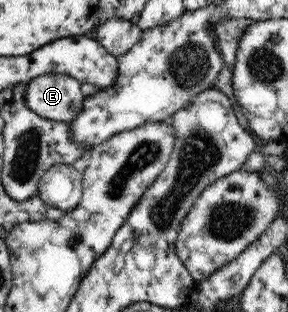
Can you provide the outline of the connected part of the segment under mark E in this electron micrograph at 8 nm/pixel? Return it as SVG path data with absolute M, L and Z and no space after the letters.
M69 75L38 76L27 83L25 104L43 119L67 123L83 104L81 83Z

